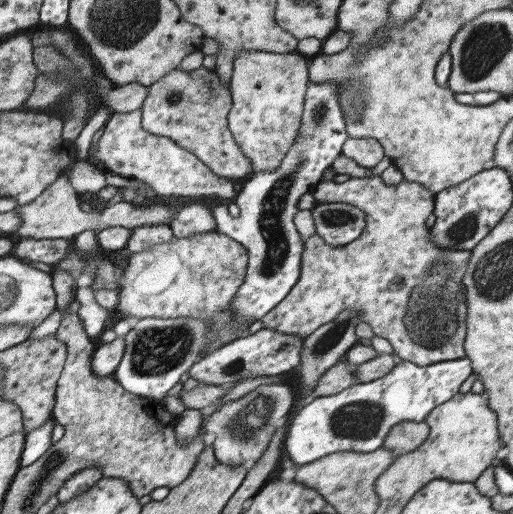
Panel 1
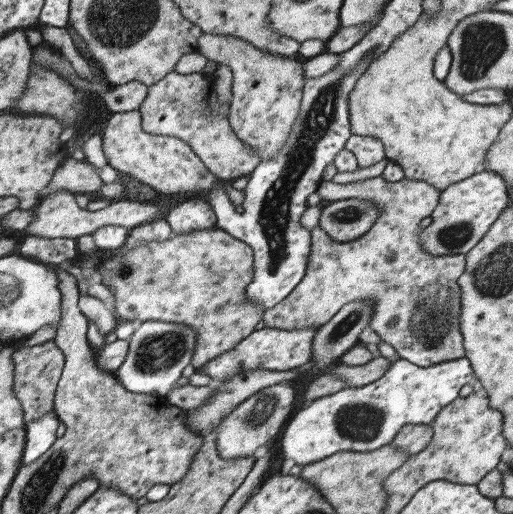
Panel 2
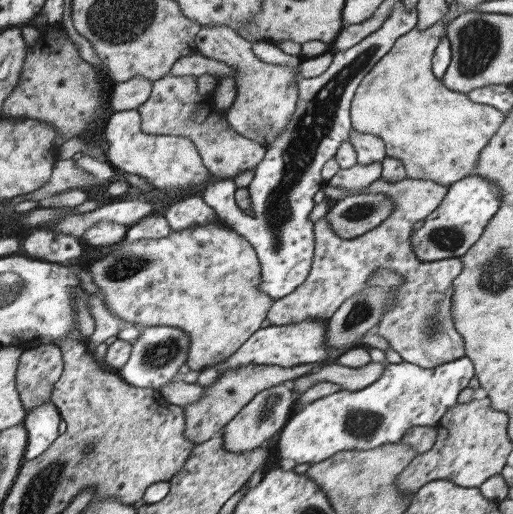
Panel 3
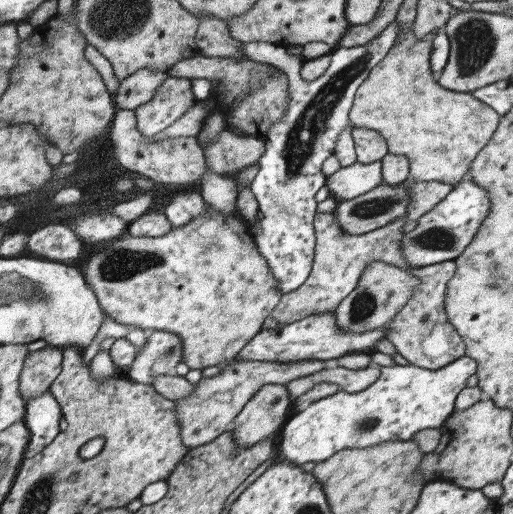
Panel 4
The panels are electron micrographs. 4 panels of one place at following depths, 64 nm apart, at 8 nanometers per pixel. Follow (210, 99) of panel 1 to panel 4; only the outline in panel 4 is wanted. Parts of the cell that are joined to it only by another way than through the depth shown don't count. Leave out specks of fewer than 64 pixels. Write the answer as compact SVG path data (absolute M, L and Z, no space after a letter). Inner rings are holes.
M167 78L161 82L149 102L133 110L137 118L137 130L149 138L171 126L195 102L197 98L193 96L189 78ZM219 130L217 138L203 146L205 166L217 174L229 174L233 170L241 170L259 162L265 152L265 142L257 138L237 136L229 130Z

